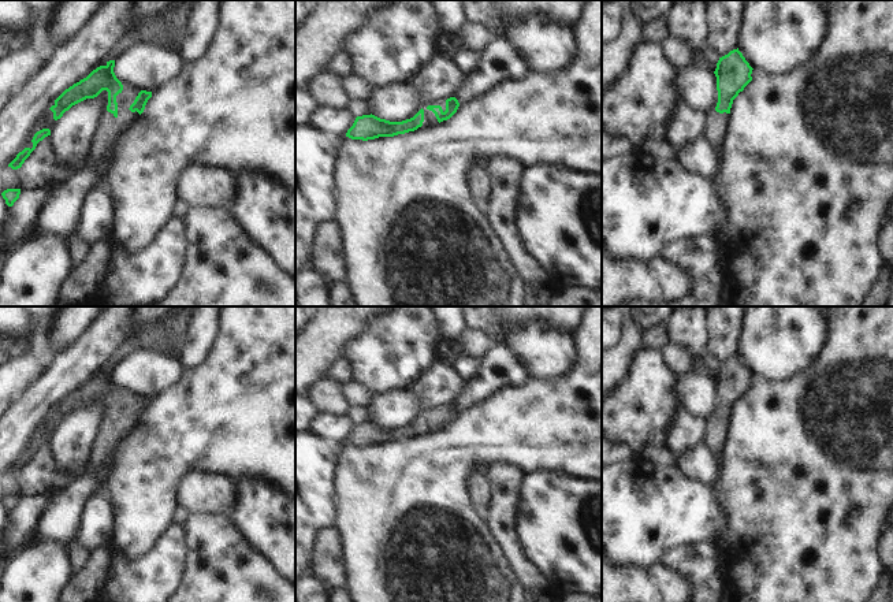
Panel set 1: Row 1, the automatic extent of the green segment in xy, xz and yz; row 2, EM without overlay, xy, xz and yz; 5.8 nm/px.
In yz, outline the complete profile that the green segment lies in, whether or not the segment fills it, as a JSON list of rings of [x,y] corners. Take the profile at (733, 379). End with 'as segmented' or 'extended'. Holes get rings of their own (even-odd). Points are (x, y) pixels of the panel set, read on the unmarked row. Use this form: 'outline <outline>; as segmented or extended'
outline [[[738,354],[719,364],[717,369],[714,380],[717,383],[718,409],[708,420],[706,445],[712,450],[718,465],[725,460],[723,449],[733,406],[752,387],[752,376]]]; extended

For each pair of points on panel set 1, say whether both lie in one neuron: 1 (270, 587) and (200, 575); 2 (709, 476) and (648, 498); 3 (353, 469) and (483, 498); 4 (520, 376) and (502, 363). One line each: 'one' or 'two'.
1: one
2: two
3: two
4: one

